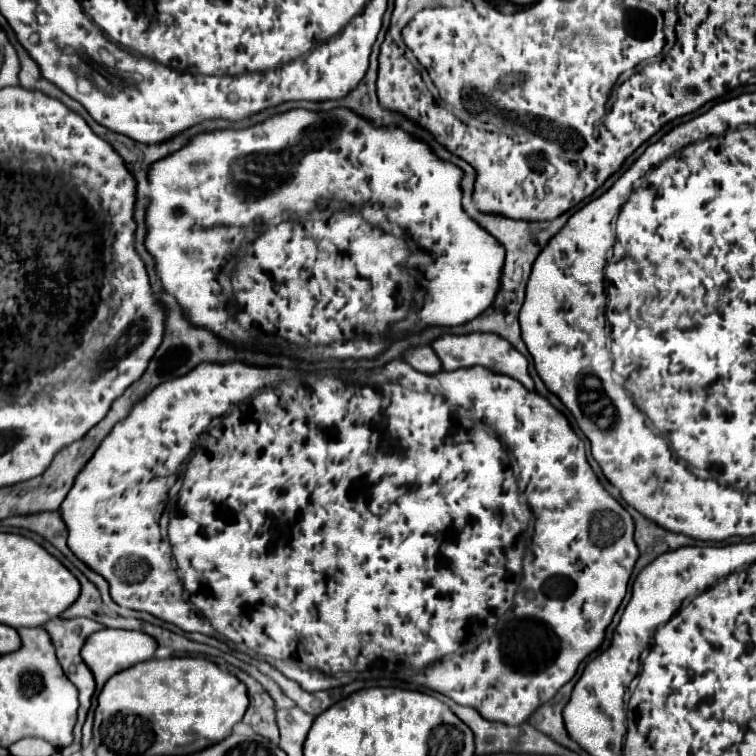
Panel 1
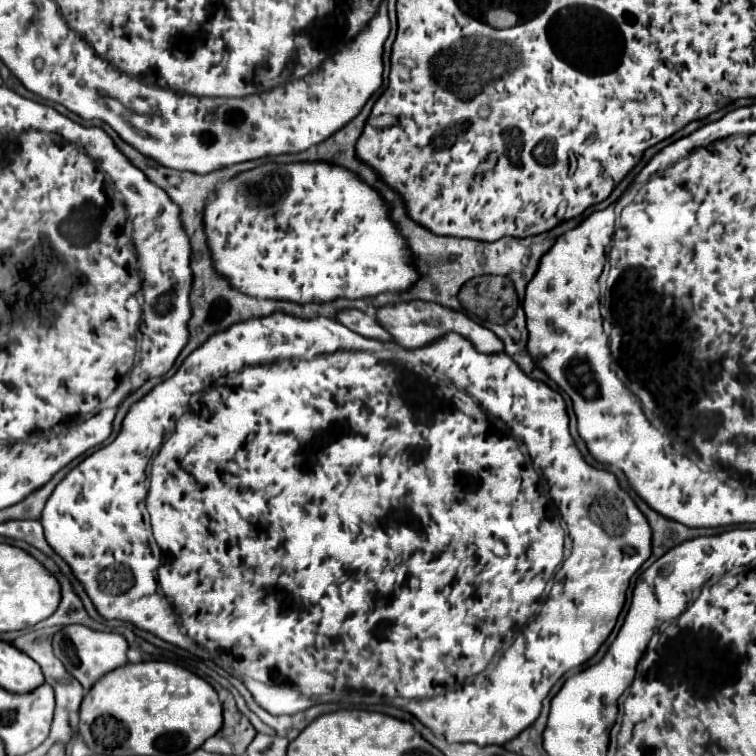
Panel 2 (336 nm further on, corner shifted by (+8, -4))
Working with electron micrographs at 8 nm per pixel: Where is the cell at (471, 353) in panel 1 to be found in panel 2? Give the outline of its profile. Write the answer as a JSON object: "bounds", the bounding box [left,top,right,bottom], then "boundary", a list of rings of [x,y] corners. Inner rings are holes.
{"bounds":[376,302,504,354],"boundary":[[[406,302],[406,304],[398,304],[398,306],[386,306],[386,308],[380,308],[376,312],[376,320],[392,334],[392,338],[404,346],[404,348],[420,348],[420,346],[428,346],[432,344],[434,340],[438,340],[440,336],[448,334],[448,332],[458,332],[462,334],[464,338],[468,338],[474,348],[482,354],[500,354],[504,350],[504,344],[502,340],[488,328],[472,322],[466,314],[462,312],[454,312],[454,310],[448,310],[444,306],[436,306],[436,304],[430,304],[430,302]]]}

